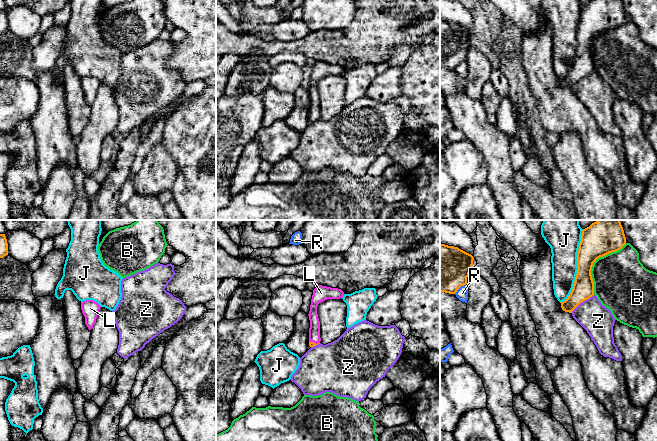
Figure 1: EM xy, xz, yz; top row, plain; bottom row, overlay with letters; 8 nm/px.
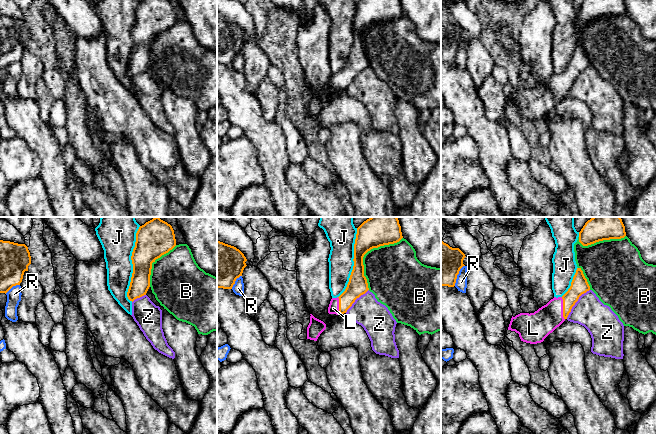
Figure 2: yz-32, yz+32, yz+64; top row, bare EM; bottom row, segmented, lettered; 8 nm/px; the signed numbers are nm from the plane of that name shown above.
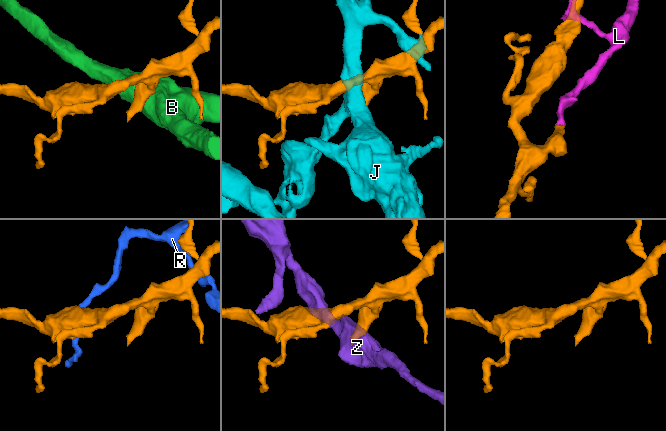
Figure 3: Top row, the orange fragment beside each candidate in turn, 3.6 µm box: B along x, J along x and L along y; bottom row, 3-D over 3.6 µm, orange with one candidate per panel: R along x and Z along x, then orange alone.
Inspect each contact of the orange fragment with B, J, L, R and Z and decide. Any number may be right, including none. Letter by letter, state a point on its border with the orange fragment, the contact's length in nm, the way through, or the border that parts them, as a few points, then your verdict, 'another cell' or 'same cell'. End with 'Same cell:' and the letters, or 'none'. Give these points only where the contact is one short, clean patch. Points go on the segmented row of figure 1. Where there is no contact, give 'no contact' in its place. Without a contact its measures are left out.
B: meets orange in yz at (594, 261); contact 500 nm long; another cell
J: meets orange in yz at (577, 266); contact 600 nm long; another cell
L: meets orange in xz at (313, 342); contact 90 nm long; same cell
R: meets orange in yz at (459, 287); contact 120 nm long; another cell
Z: meets orange in yz at (582, 301); contact 240 nm long; border along yz (593, 294), (583, 300), (571, 312); another cell
Same cell: L

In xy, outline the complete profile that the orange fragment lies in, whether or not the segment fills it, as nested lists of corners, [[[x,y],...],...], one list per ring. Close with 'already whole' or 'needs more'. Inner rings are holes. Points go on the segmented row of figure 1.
[[[0,234],[0,258],[8,255],[8,243],[5,234]]] | already whole

